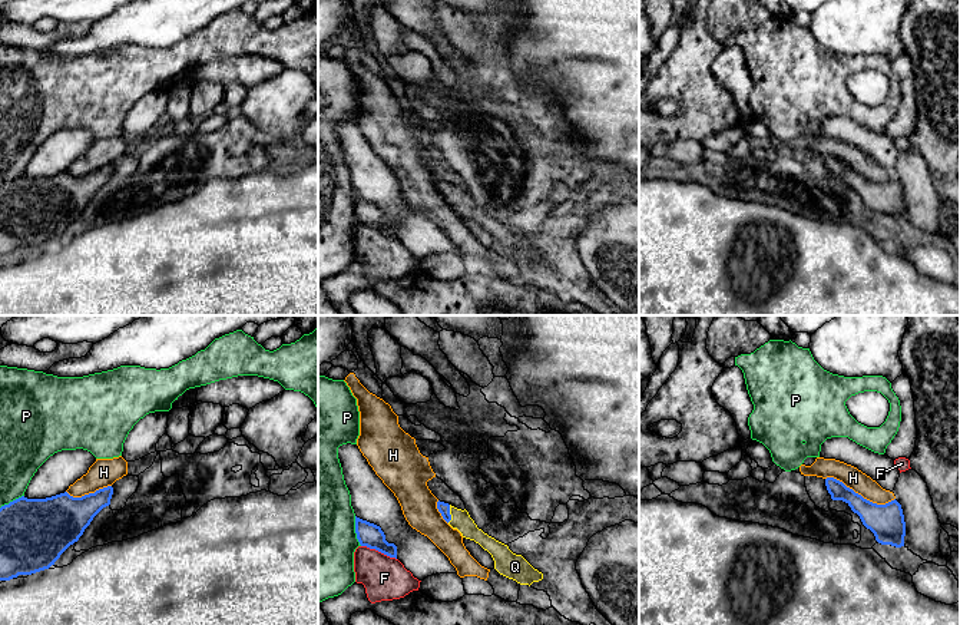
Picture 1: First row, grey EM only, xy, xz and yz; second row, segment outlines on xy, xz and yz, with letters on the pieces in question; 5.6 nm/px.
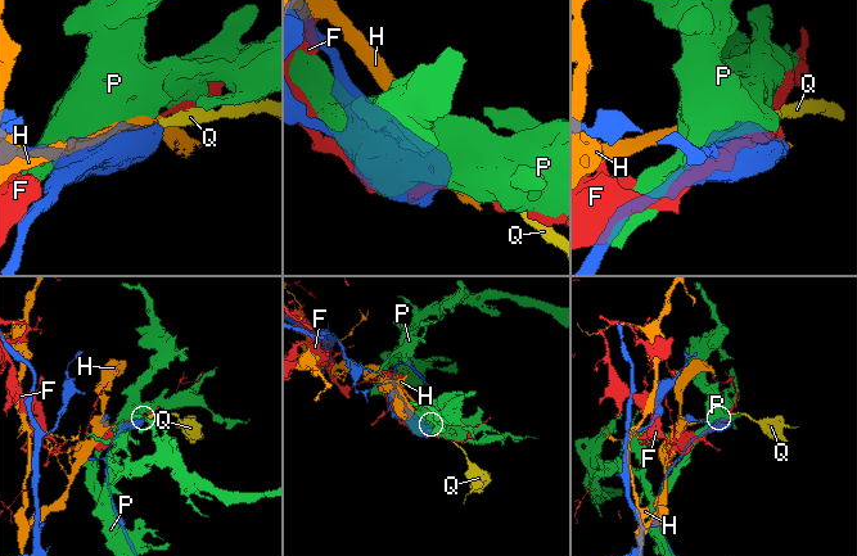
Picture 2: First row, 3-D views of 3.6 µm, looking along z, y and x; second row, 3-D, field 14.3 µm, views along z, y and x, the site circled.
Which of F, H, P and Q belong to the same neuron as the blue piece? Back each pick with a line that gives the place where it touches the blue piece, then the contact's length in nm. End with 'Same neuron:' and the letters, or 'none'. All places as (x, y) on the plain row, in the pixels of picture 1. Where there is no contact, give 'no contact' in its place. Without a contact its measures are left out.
Q: xz (449, 192) | 110 nm
Same neuron: Q

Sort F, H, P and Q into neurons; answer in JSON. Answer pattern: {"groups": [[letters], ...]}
{"groups": [["F"], ["H"], ["P"], ["Q"]]}

